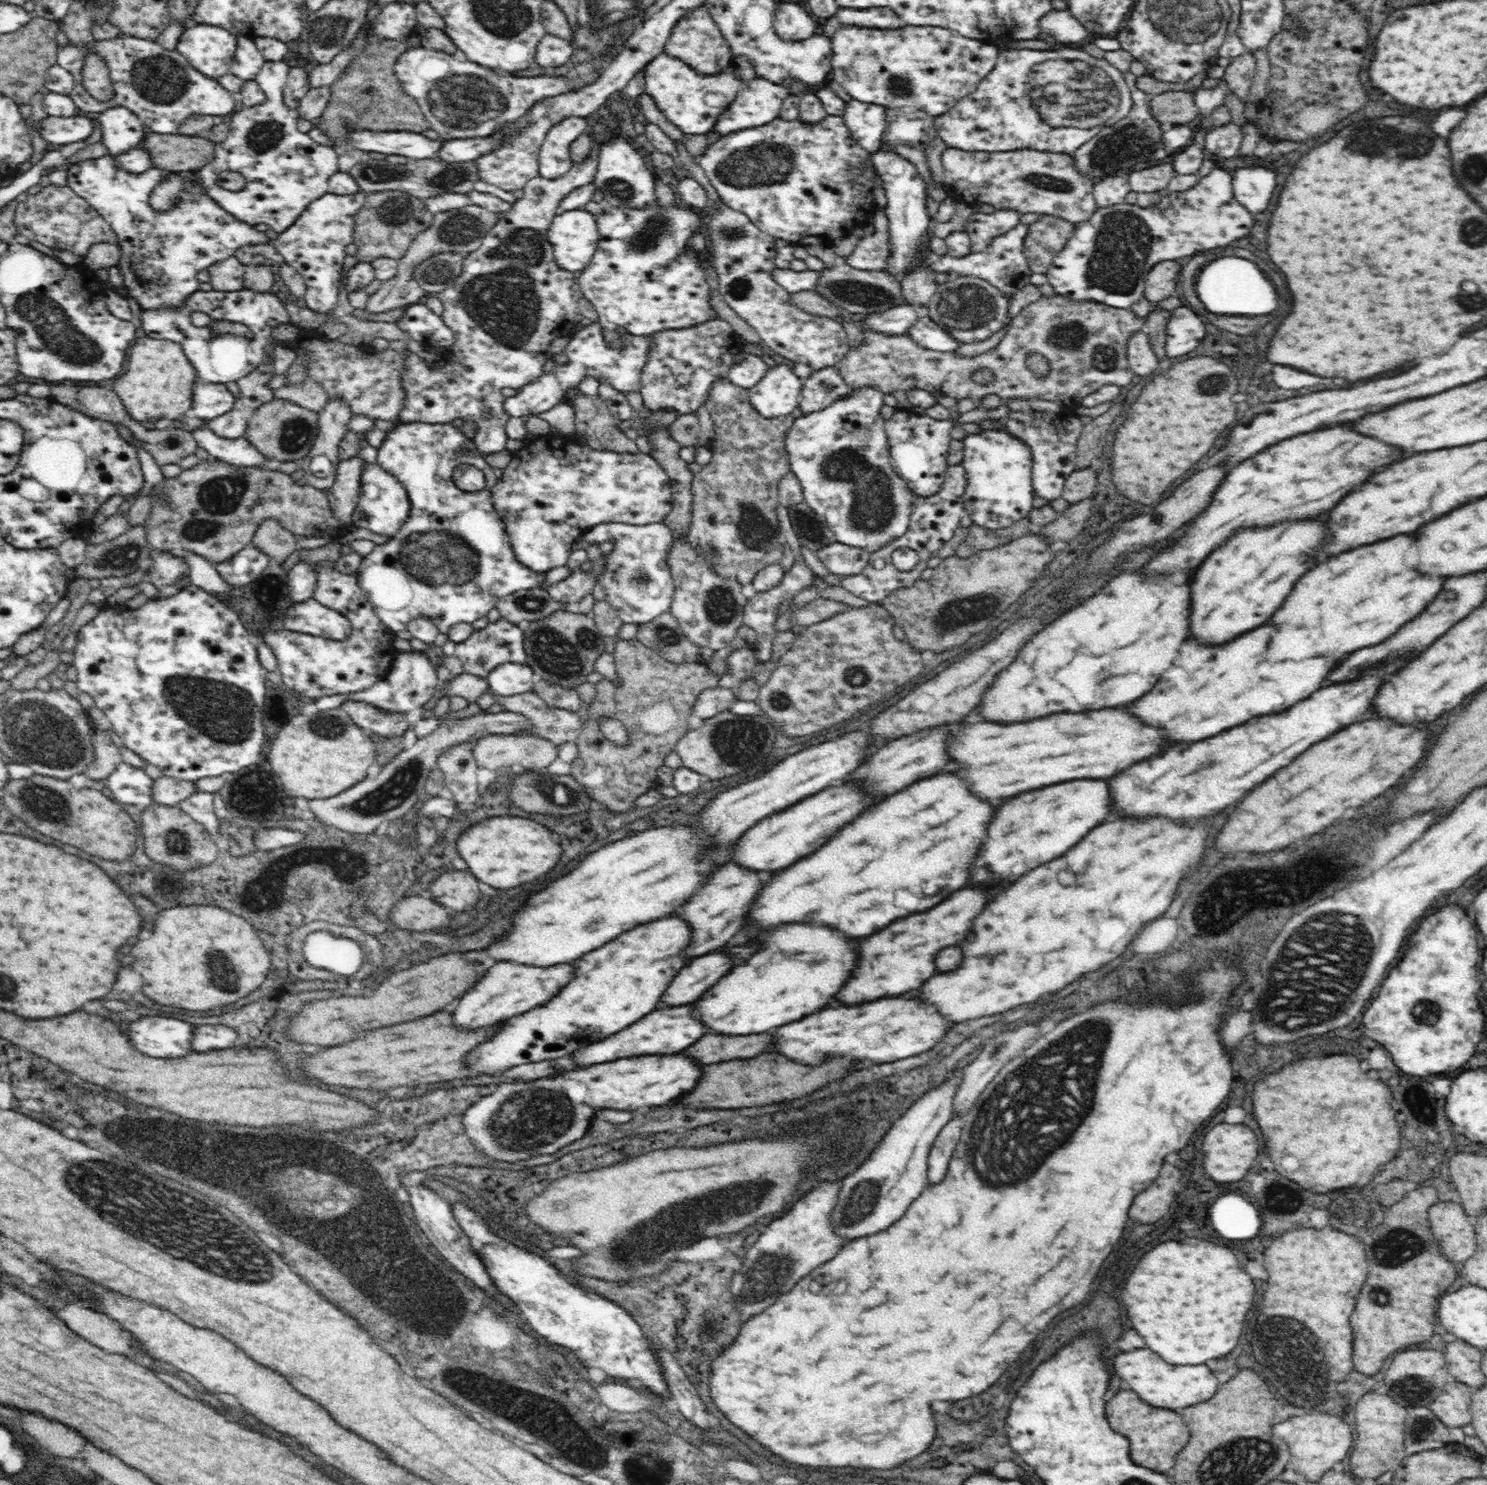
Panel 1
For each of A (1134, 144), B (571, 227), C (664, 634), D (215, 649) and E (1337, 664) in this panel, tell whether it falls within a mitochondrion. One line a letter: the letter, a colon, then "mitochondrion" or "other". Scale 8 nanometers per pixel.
A: mitochondrion
B: other
C: mitochondrion
D: other
E: other

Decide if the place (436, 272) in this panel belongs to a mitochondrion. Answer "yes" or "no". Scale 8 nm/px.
yes

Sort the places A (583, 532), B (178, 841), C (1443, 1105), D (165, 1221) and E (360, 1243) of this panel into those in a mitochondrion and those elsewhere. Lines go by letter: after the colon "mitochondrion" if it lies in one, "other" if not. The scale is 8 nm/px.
A: other
B: mitochondrion
C: other
D: mitochondrion
E: mitochondrion

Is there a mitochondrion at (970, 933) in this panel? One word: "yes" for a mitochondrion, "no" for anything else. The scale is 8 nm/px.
no

